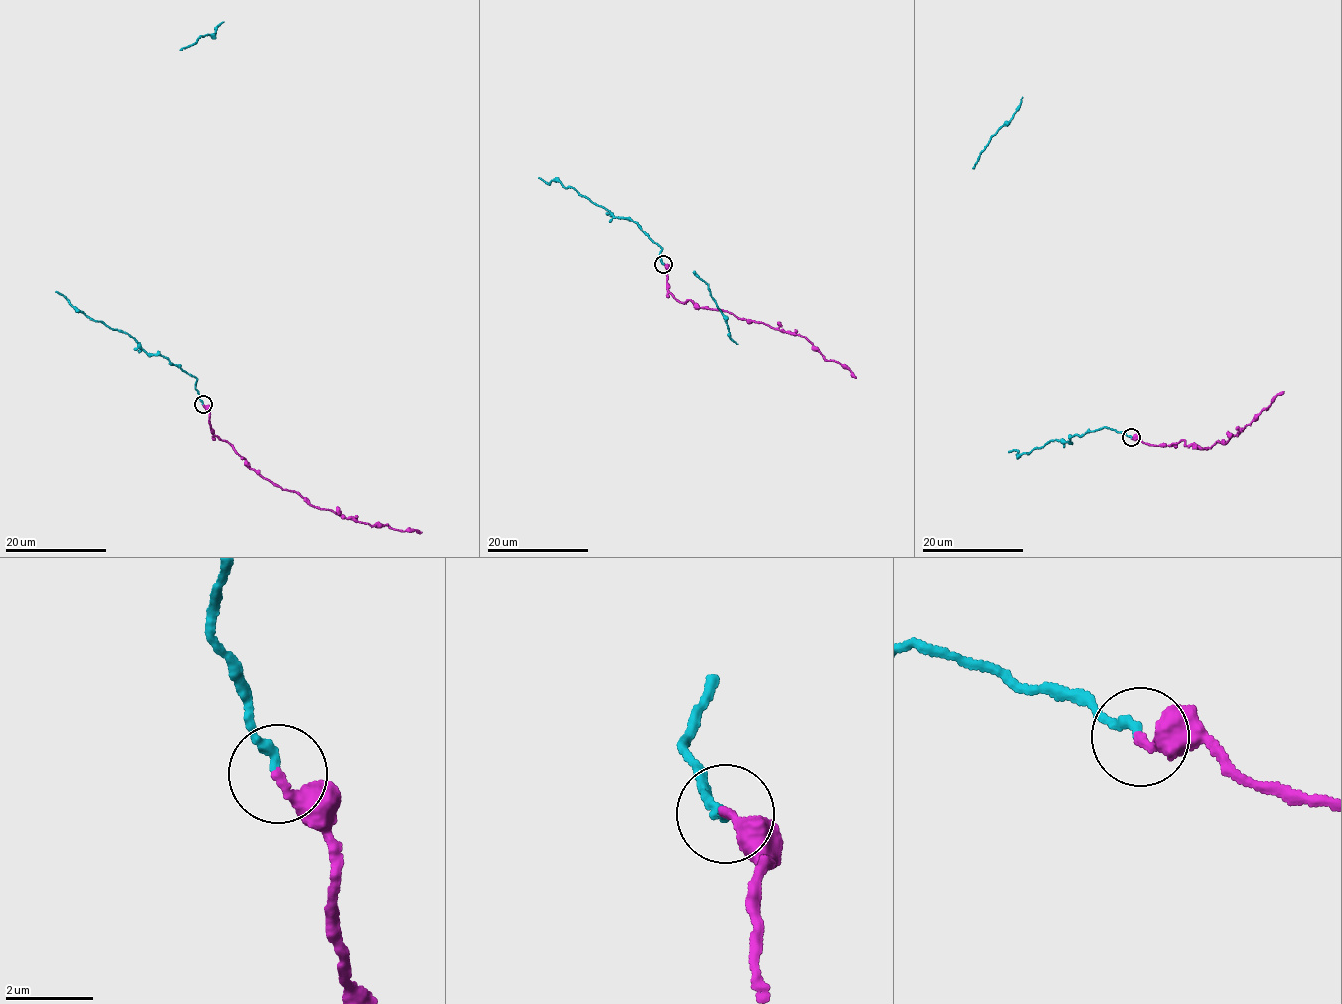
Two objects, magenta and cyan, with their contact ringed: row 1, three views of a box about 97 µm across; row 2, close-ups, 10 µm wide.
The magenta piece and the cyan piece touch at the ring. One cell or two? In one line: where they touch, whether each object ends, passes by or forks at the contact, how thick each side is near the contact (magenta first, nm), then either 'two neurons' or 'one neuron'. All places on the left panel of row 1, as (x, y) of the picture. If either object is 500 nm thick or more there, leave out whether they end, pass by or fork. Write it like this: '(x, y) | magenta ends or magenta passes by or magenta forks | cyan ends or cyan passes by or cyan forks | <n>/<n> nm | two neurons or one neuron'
(203, 404) | magenta ends | cyan ends | 220/220 nm | one neuron

